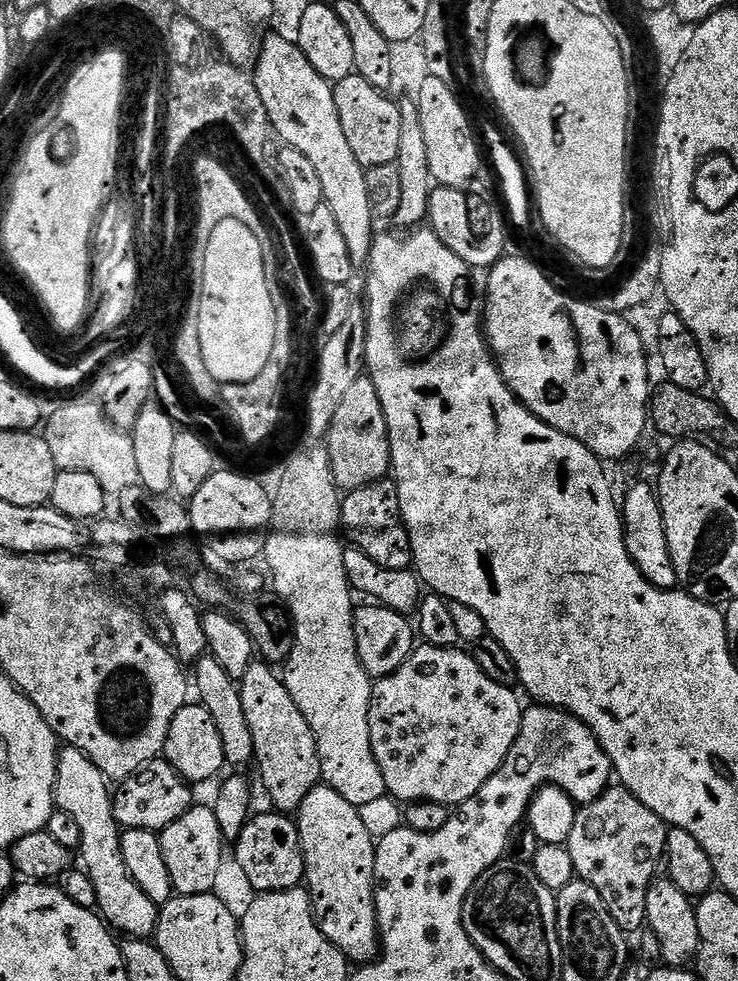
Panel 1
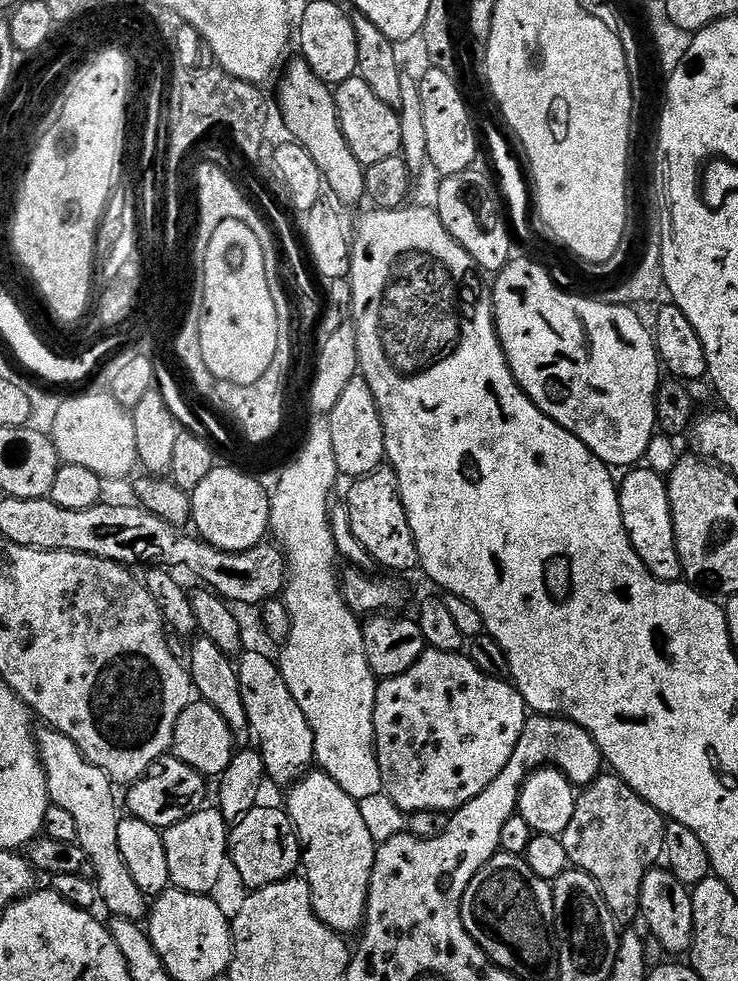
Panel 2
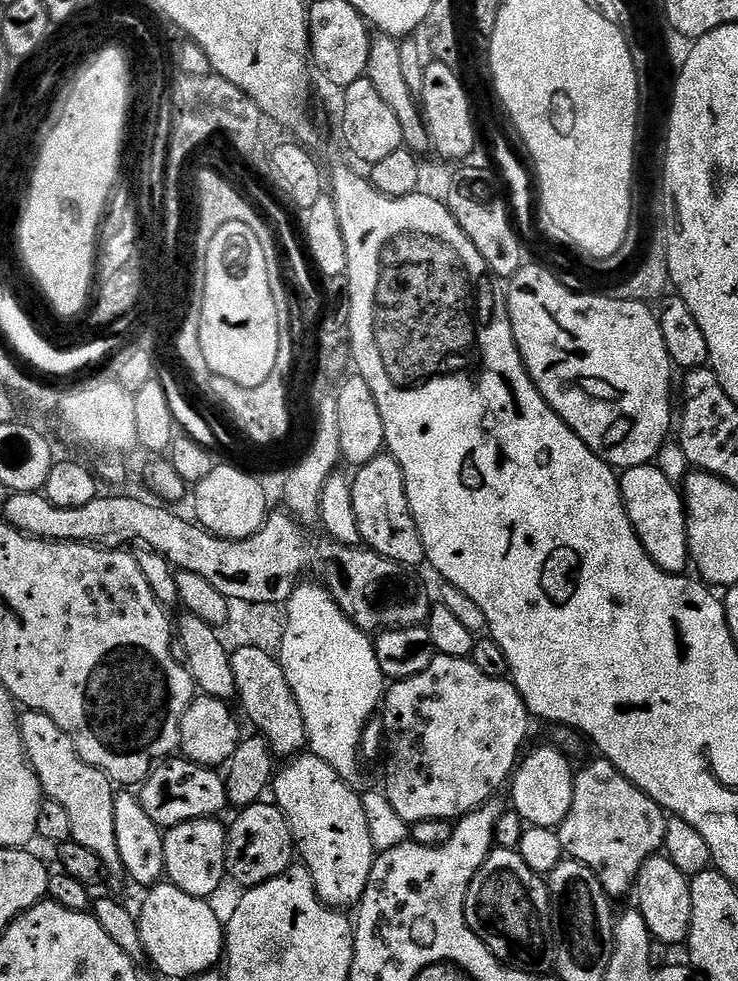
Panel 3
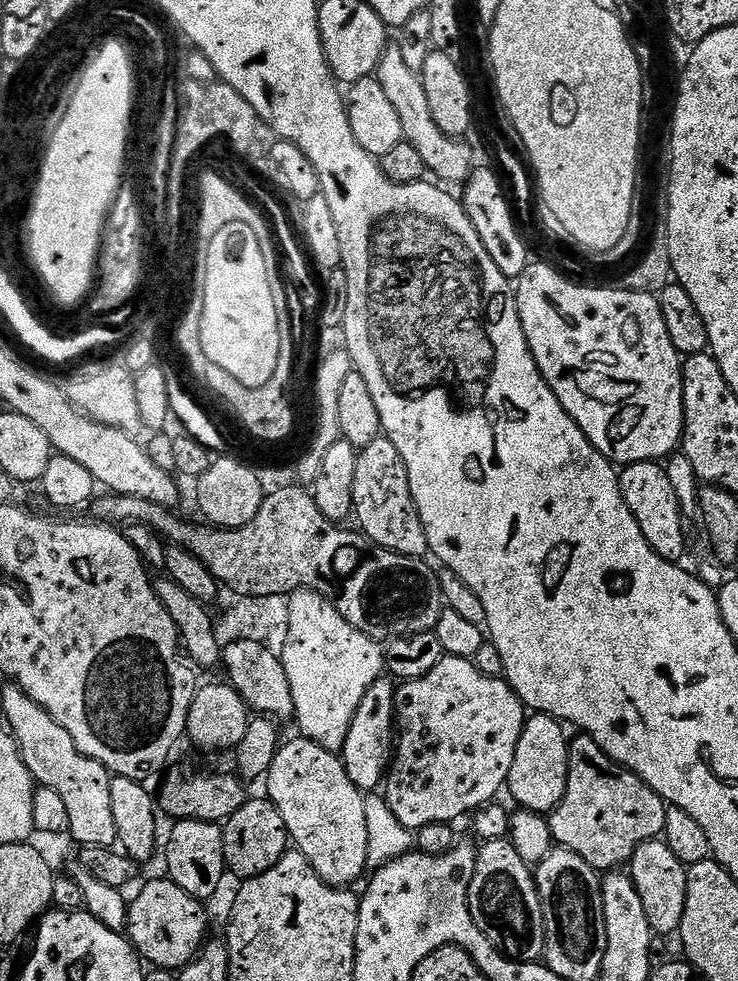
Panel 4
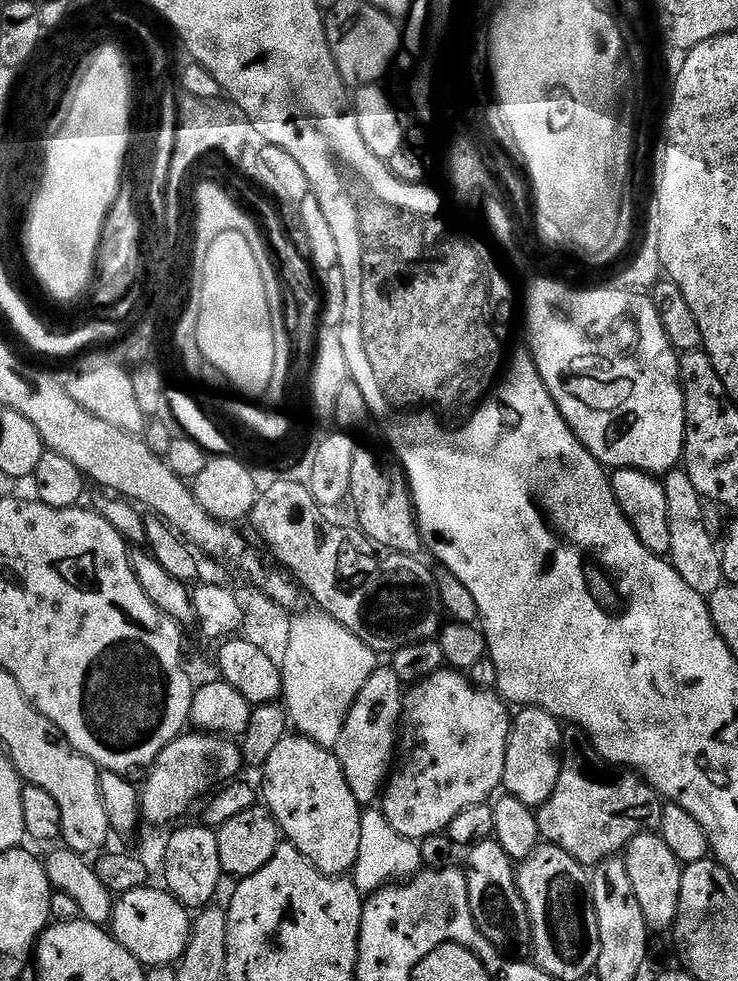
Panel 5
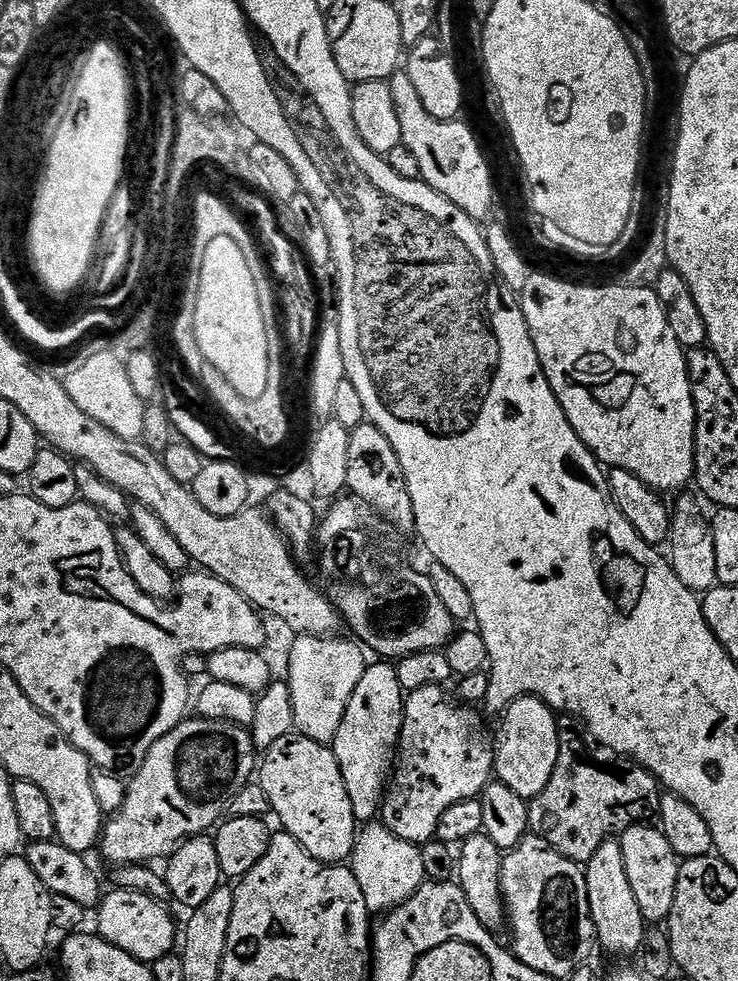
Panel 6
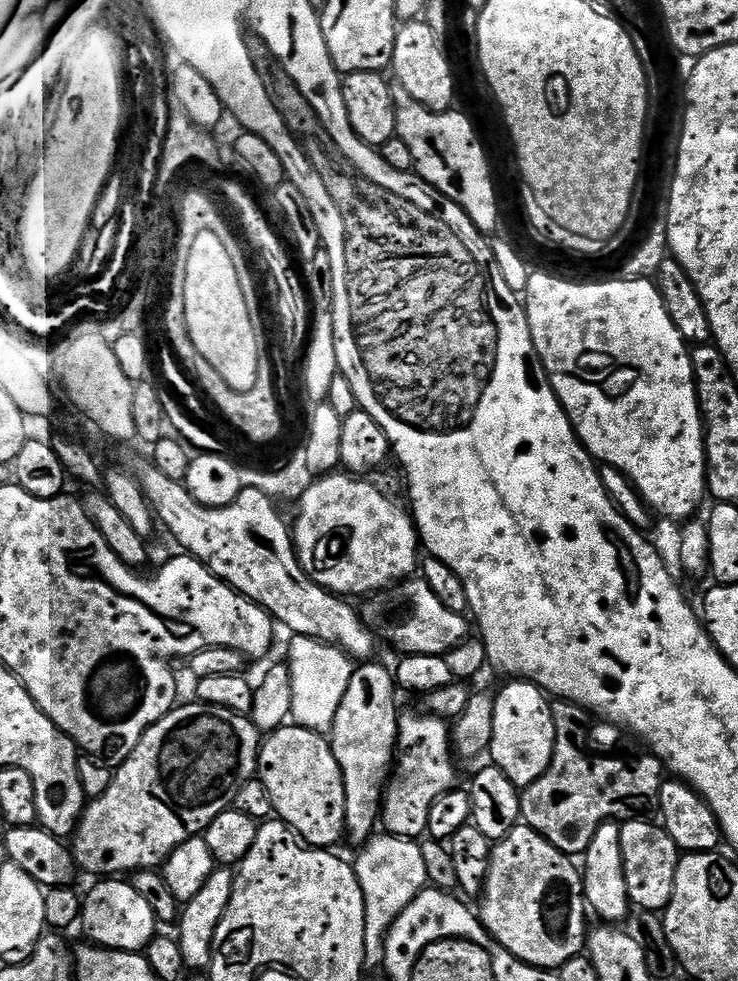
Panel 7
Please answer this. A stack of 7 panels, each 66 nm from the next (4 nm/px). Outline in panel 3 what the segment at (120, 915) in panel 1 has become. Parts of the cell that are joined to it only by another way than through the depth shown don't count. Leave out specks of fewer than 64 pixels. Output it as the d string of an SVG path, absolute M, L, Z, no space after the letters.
M24 710L19 713L20 737L28 762L36 771L40 791L58 806L66 809L70 817L70 830L75 843L94 850L104 863L104 871L109 877L124 876L124 867L118 854L118 838L114 834L114 802L116 792L108 775L87 764L78 754L72 739L60 729L46 714Z

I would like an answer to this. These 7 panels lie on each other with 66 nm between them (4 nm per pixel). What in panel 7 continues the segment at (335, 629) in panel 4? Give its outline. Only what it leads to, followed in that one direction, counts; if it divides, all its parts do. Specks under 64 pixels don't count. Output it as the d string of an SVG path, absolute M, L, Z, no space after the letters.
M296 636L291 641L287 666L292 673L293 704L291 719L301 728L312 732L331 733L335 715L346 695L354 669L353 657L334 644L323 644L309 636Z

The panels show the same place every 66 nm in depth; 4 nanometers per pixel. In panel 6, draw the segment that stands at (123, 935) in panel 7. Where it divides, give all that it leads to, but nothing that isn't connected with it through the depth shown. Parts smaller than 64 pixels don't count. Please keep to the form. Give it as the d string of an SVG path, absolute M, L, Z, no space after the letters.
M116 888L105 895L95 913L99 935L114 946L131 952L133 956L145 962L151 962L169 955L173 951L172 943L178 940L178 924L172 921L165 905L147 892L132 892L128 888Z

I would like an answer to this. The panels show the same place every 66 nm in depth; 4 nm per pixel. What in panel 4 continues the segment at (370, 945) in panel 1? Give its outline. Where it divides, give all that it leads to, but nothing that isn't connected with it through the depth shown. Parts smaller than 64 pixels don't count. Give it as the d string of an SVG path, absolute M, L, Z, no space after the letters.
M295 738L281 743L276 751L274 762L266 777L268 784L267 799L282 814L282 822L286 822L286 830L294 845L295 851L301 852L310 862L310 866L318 874L322 882L331 888L347 889L363 872L369 871L367 862L367 846L369 837L366 832L365 793L356 788L350 775L344 768L344 761L339 755L319 748L313 740Z

